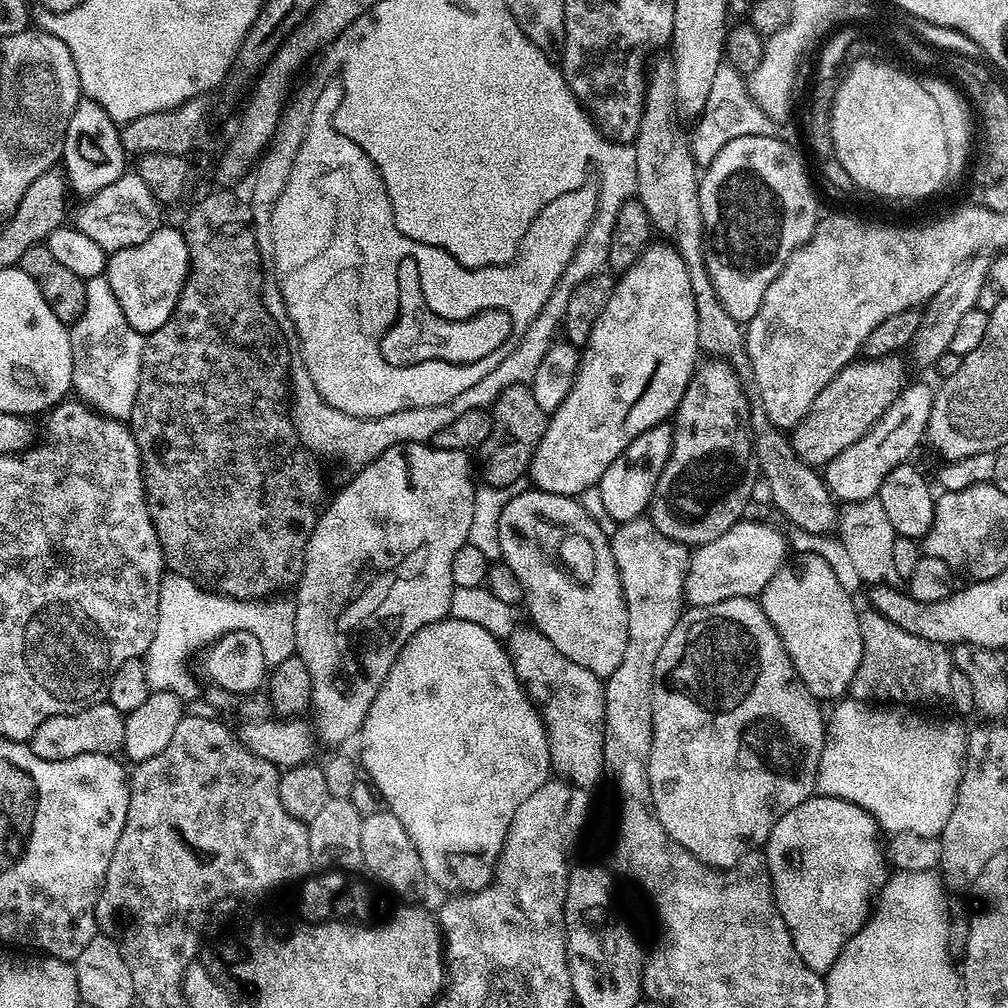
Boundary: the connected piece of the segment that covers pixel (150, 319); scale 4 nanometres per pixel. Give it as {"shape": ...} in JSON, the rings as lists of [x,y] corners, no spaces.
{"shape":[[[161,226],[146,242],[111,253],[106,277],[130,326],[141,334],[158,330],[170,318],[188,277],[188,247],[183,231]]]}

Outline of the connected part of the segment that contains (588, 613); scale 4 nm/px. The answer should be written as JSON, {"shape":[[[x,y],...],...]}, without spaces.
{"shape":[[[531,491],[512,494],[498,519],[498,542],[503,563],[508,564],[510,570],[514,570],[514,578],[522,582],[522,604],[528,607],[531,627],[550,638],[554,650],[566,654],[570,662],[578,662],[578,666],[586,666],[586,670],[595,676],[607,678],[618,670],[628,641],[626,602],[609,533],[604,533],[596,525],[595,518],[579,504],[579,499]]]}

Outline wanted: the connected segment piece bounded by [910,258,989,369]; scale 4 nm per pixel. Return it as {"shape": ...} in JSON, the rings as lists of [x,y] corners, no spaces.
{"shape":[[[984,258],[969,260],[952,275],[946,286],[942,286],[942,290],[938,290],[938,294],[934,294],[932,299],[923,305],[920,312],[920,325],[910,345],[912,360],[918,367],[931,369],[938,362],[938,358],[942,358],[942,354],[948,351],[960,319],[969,310],[978,307],[978,294],[982,294],[988,282],[988,265],[989,261]]]}

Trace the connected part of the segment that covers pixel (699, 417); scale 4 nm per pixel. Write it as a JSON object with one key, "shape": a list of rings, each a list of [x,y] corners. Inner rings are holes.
{"shape":[[[708,358],[708,361],[701,363],[696,371],[692,373],[692,381],[684,387],[684,393],[680,399],[680,404],[674,413],[674,423],[672,424],[672,452],[668,456],[666,466],[658,478],[658,486],[652,495],[650,505],[650,519],[652,525],[668,538],[689,546],[699,546],[706,542],[714,542],[730,526],[734,526],[745,515],[748,508],[748,499],[752,496],[752,487],[758,484],[758,465],[756,462],[756,449],[754,447],[754,433],[749,427],[750,424],[750,396],[744,393],[744,384],[740,381],[741,373],[728,360],[724,358]]]}

